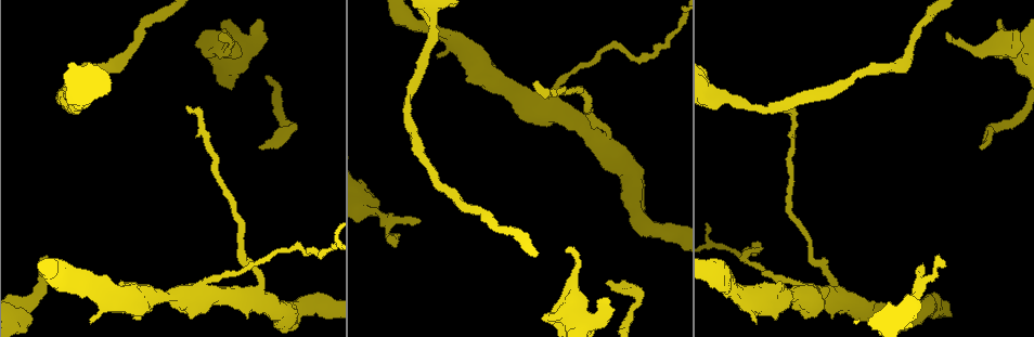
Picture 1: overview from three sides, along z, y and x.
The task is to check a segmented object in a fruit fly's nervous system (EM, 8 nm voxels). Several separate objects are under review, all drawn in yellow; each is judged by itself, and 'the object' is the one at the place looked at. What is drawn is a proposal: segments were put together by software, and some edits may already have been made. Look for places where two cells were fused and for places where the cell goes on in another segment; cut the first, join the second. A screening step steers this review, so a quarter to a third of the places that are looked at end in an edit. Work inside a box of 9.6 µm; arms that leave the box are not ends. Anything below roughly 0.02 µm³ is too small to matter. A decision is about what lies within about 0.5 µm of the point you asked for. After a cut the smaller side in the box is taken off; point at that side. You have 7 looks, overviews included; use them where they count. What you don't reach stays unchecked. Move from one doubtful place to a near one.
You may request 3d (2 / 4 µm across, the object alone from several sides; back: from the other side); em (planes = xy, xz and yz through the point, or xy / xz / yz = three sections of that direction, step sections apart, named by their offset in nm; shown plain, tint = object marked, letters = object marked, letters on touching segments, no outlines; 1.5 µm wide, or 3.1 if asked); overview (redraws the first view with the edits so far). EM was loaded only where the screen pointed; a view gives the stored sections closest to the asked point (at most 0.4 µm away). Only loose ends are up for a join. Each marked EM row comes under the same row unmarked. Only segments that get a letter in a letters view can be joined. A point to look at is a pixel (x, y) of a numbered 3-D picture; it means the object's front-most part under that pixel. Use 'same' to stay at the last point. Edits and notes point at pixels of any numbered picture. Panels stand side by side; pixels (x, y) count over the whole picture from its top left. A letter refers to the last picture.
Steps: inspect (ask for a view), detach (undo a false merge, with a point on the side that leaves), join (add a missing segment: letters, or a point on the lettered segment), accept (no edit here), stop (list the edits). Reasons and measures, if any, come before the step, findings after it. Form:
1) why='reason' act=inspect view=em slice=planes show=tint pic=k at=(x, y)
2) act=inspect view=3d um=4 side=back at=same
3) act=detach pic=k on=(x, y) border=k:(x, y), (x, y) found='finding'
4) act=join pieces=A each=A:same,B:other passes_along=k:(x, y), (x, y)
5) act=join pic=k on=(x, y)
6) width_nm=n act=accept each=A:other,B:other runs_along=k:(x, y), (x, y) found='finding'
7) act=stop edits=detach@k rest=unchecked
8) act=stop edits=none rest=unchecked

why='an open end' act=inspect view=em slice=xz step=4 show=letters pic=1 at=(607, 298)

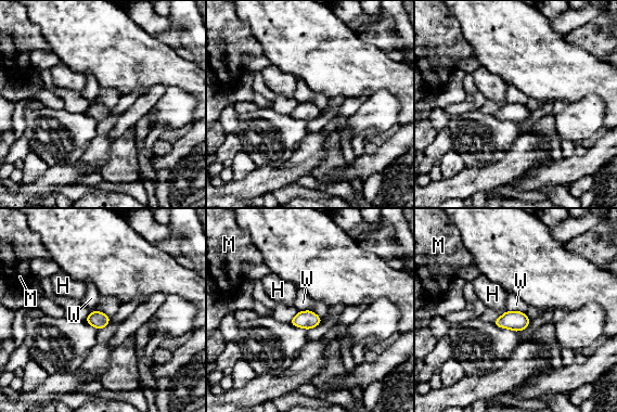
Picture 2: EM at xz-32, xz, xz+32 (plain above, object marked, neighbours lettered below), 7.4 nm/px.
act=inspect view=em slice=yz step=8 show=letters at=same

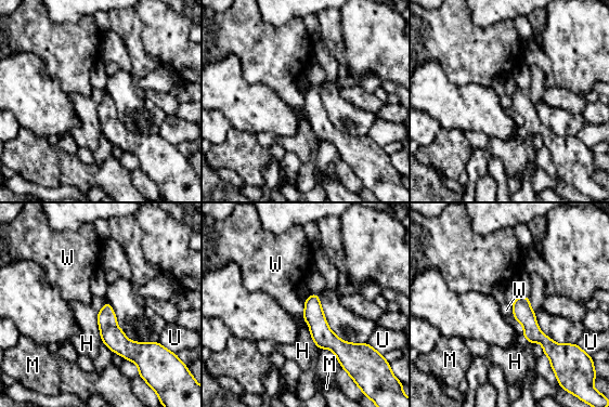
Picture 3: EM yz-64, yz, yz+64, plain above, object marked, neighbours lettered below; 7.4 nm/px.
act=accept each=H:other,M:other,U:other,W:other runs_along=3:(313, 297), (318, 326), (341, 359) found='none of them fits'

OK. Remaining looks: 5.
why='branch stops here' act=inspect view=3d um=4 pic=1 at=(608, 282)

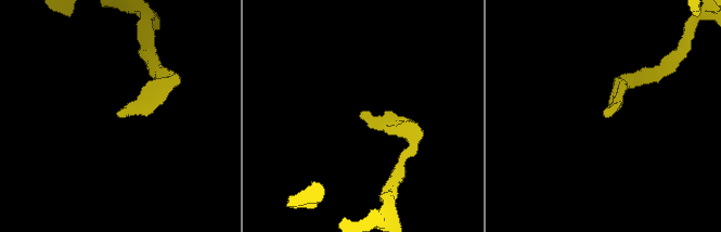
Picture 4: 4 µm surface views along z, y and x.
act=inspect view=em slice=yz step=4 show=tint pic=4 at=(360, 114)

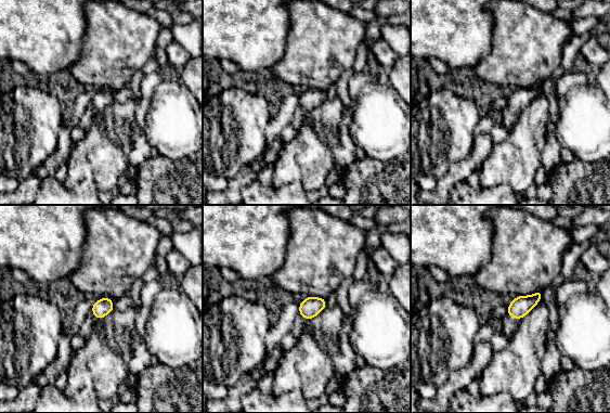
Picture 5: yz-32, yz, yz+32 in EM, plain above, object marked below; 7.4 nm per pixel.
why='another direction' act=inspect view=em slice=planes show=letters at=same

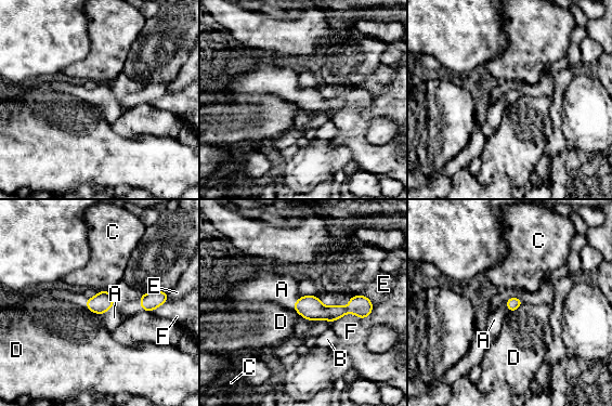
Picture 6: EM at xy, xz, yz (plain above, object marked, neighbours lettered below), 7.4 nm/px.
act=join pieces=A each=A:same,B:other,C:other,D:other,E:other,F:other passes_along=6:(102, 302), (107, 310), (114, 317) found='the cell continues'

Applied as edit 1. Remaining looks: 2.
why='free end' act=inspect view=em slice=xy step=4 show=letters pic=1 at=(420, 222)

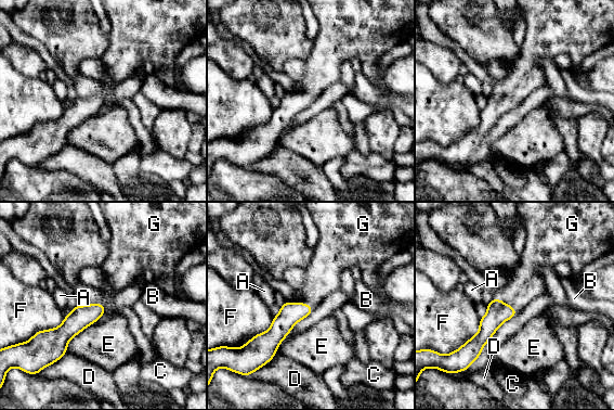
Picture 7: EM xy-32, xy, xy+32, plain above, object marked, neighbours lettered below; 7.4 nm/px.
act=join pieces=G each=A:other,B:other,C:other,D:other,E:other,F:other,G:same found='it goes on there'

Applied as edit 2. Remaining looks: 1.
act=stop edits=join@6,join@7 rest=unchecked

